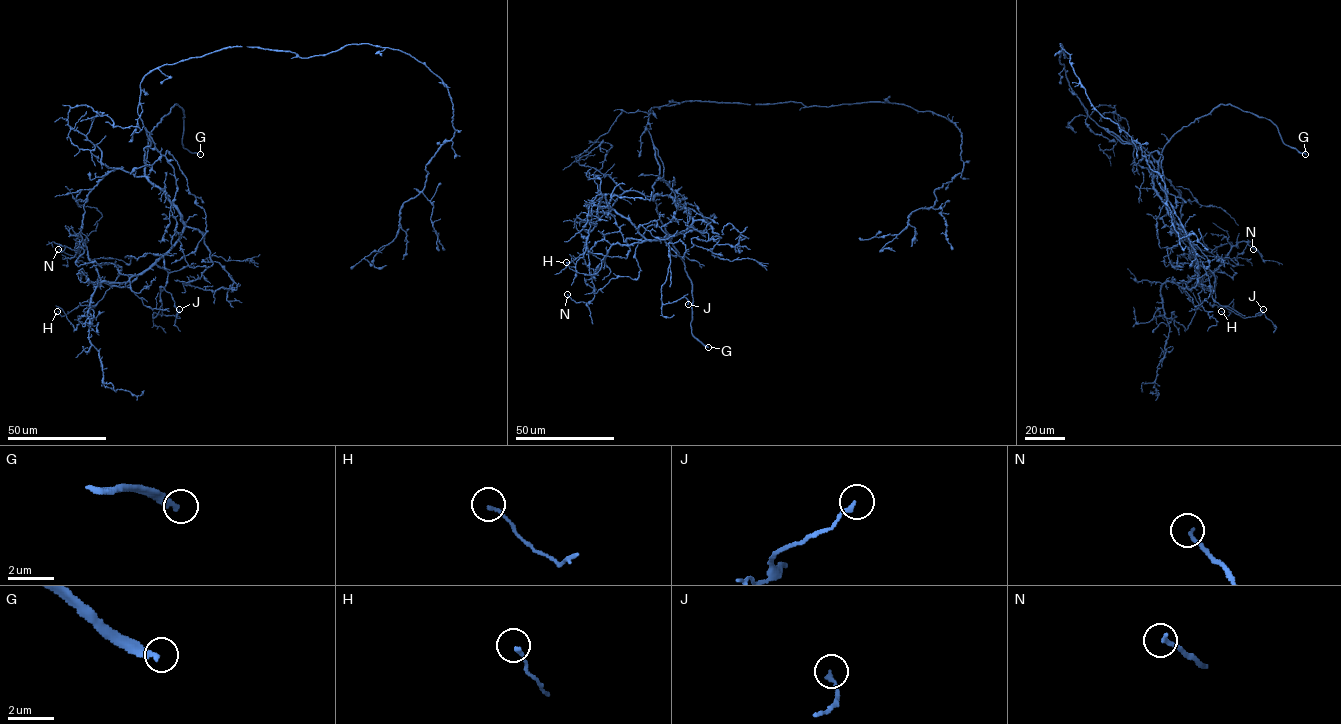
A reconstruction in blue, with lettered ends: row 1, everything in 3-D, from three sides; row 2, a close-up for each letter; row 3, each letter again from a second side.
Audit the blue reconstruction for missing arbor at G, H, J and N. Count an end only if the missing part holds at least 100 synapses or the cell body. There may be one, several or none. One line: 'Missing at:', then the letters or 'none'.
Missing at: G

